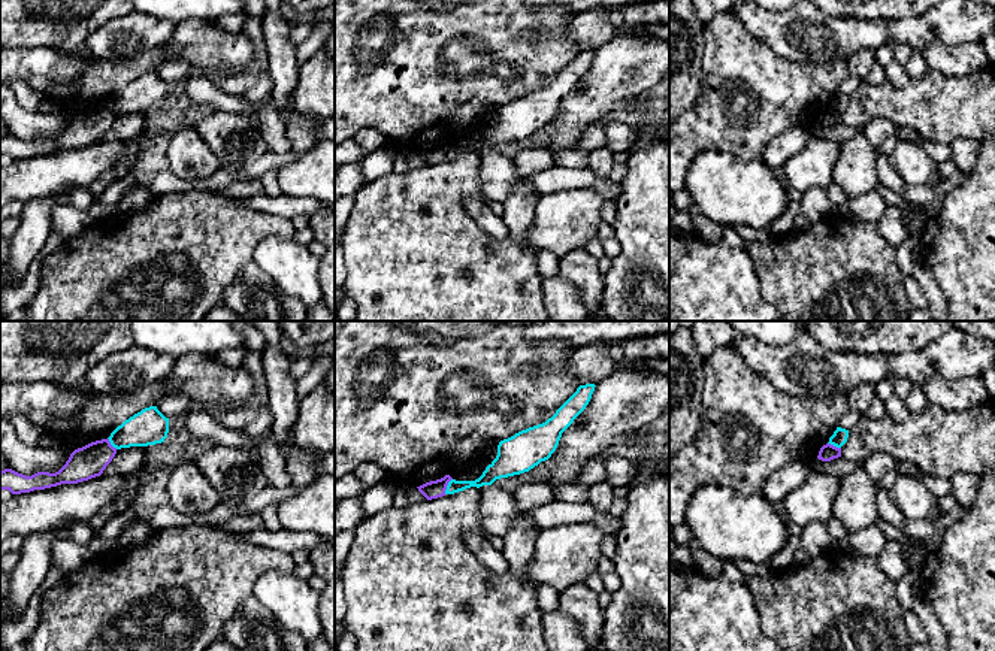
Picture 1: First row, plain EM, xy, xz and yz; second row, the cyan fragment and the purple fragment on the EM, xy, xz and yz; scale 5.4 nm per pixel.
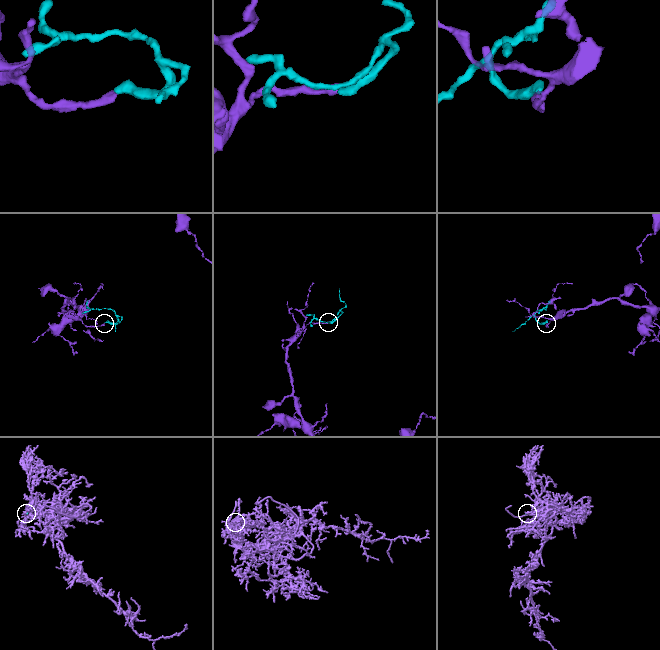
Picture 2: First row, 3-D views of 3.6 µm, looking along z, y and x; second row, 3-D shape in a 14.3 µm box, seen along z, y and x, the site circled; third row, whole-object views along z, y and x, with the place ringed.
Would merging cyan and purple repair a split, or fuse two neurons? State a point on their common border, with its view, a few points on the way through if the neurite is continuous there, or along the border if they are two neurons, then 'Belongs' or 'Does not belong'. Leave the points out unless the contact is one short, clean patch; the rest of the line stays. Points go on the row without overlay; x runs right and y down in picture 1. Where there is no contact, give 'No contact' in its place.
Touches cyan at xz (447, 151). Boundary: xz (451, 144), (444, 159). Does not belong

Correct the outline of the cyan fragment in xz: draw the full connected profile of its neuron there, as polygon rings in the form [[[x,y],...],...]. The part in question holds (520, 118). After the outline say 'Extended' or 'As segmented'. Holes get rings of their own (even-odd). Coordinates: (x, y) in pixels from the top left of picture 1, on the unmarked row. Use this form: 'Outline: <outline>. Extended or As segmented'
Outline: [[[595,49],[580,51],[577,57],[545,88],[529,93],[503,105],[498,110],[496,124],[475,146],[451,145],[445,160],[454,160],[471,152],[492,151],[496,145],[529,137],[556,116],[562,99],[586,75]]]. As segmented

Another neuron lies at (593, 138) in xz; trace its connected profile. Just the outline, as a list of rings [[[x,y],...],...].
[[[596,122],[581,134],[578,148],[590,154],[602,146],[607,146],[605,124]]]

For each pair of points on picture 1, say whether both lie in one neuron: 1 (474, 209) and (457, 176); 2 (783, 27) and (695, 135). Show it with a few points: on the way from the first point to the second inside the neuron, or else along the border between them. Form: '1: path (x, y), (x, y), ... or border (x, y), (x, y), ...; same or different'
1: border (465, 196), (465, 212), (481, 229); different
2: border (743, 23), (777, 54), (800, 63); different

